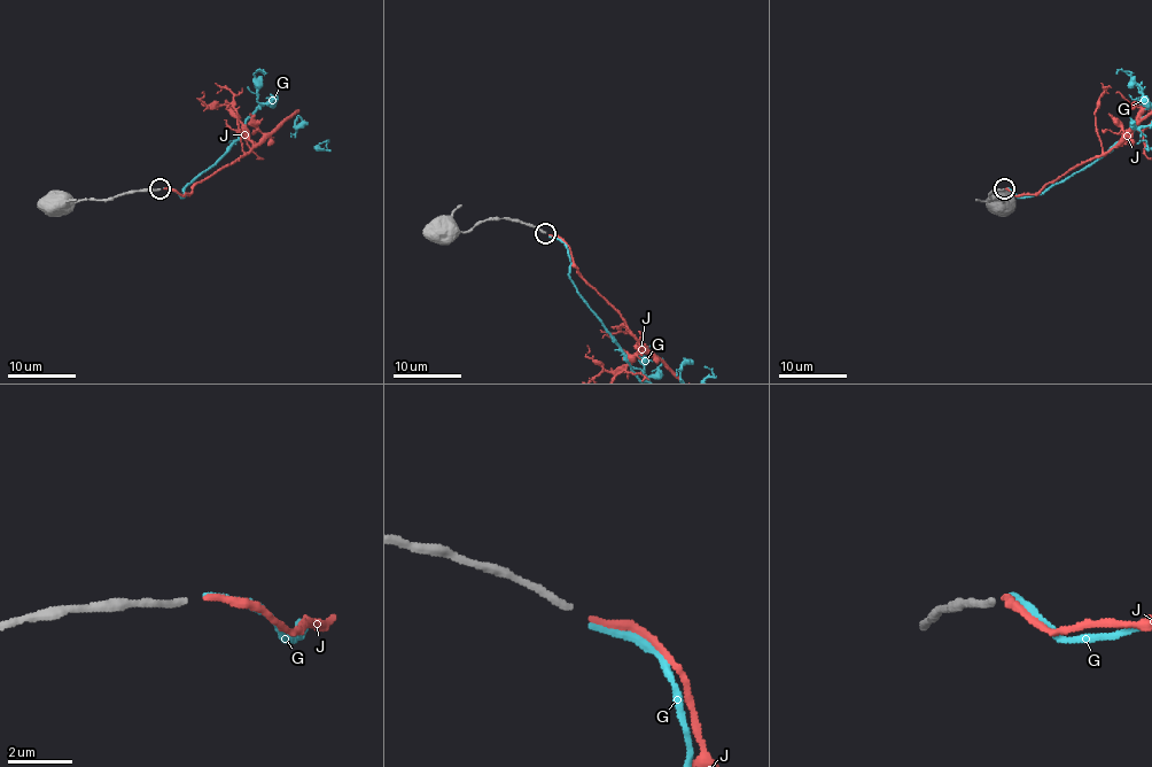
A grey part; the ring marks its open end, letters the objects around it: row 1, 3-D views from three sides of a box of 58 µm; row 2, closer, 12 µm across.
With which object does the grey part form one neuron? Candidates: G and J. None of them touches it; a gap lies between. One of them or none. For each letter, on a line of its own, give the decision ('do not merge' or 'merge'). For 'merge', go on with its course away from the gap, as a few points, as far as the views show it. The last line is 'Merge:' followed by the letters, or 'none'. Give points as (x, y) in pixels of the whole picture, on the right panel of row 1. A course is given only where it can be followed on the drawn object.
G: do not merge
J: merge
Merge: J

